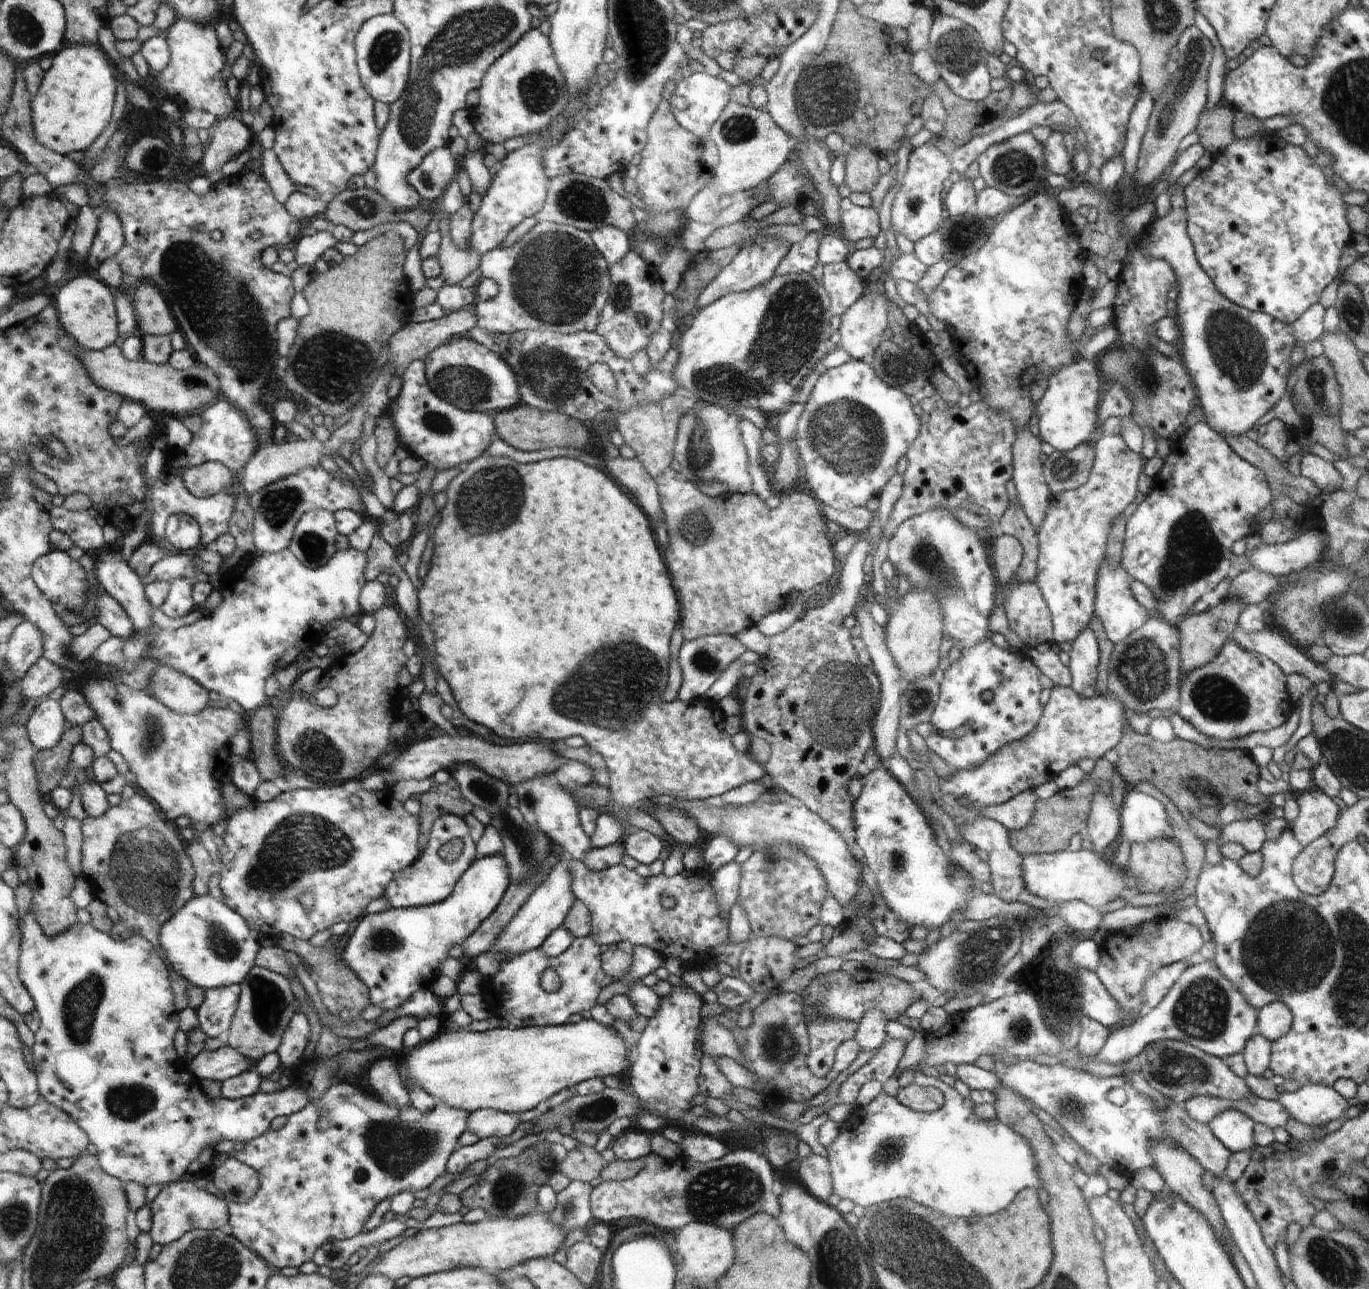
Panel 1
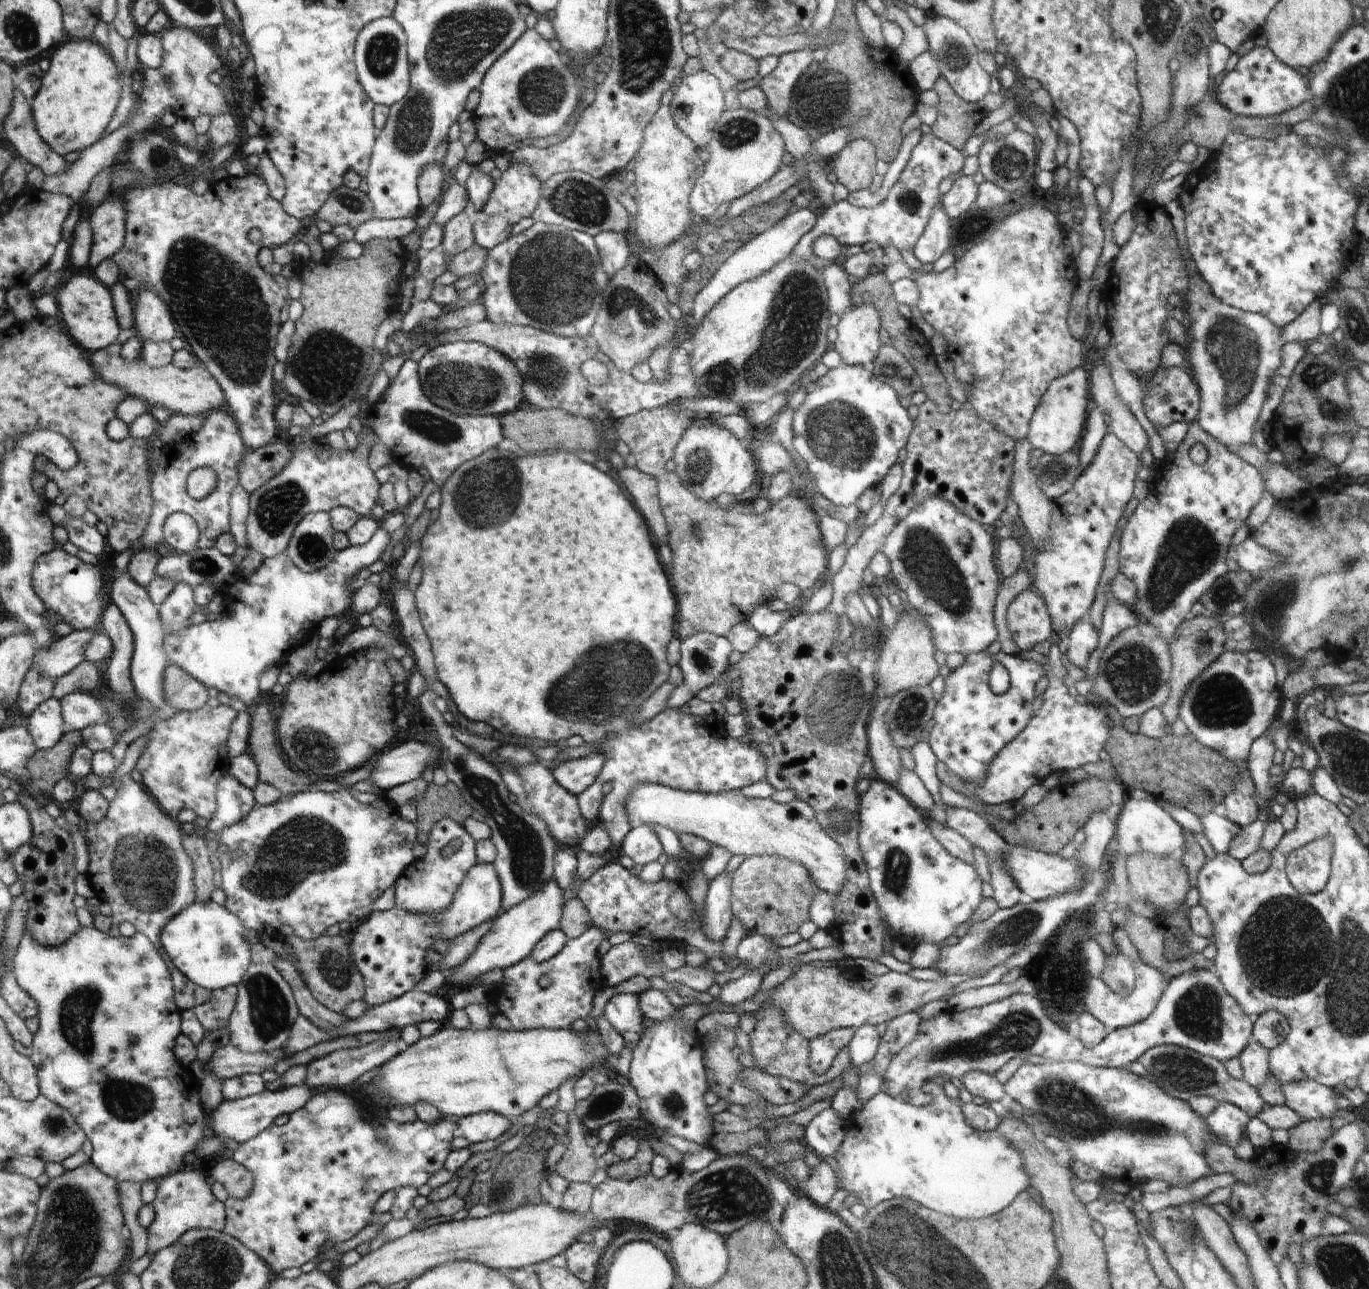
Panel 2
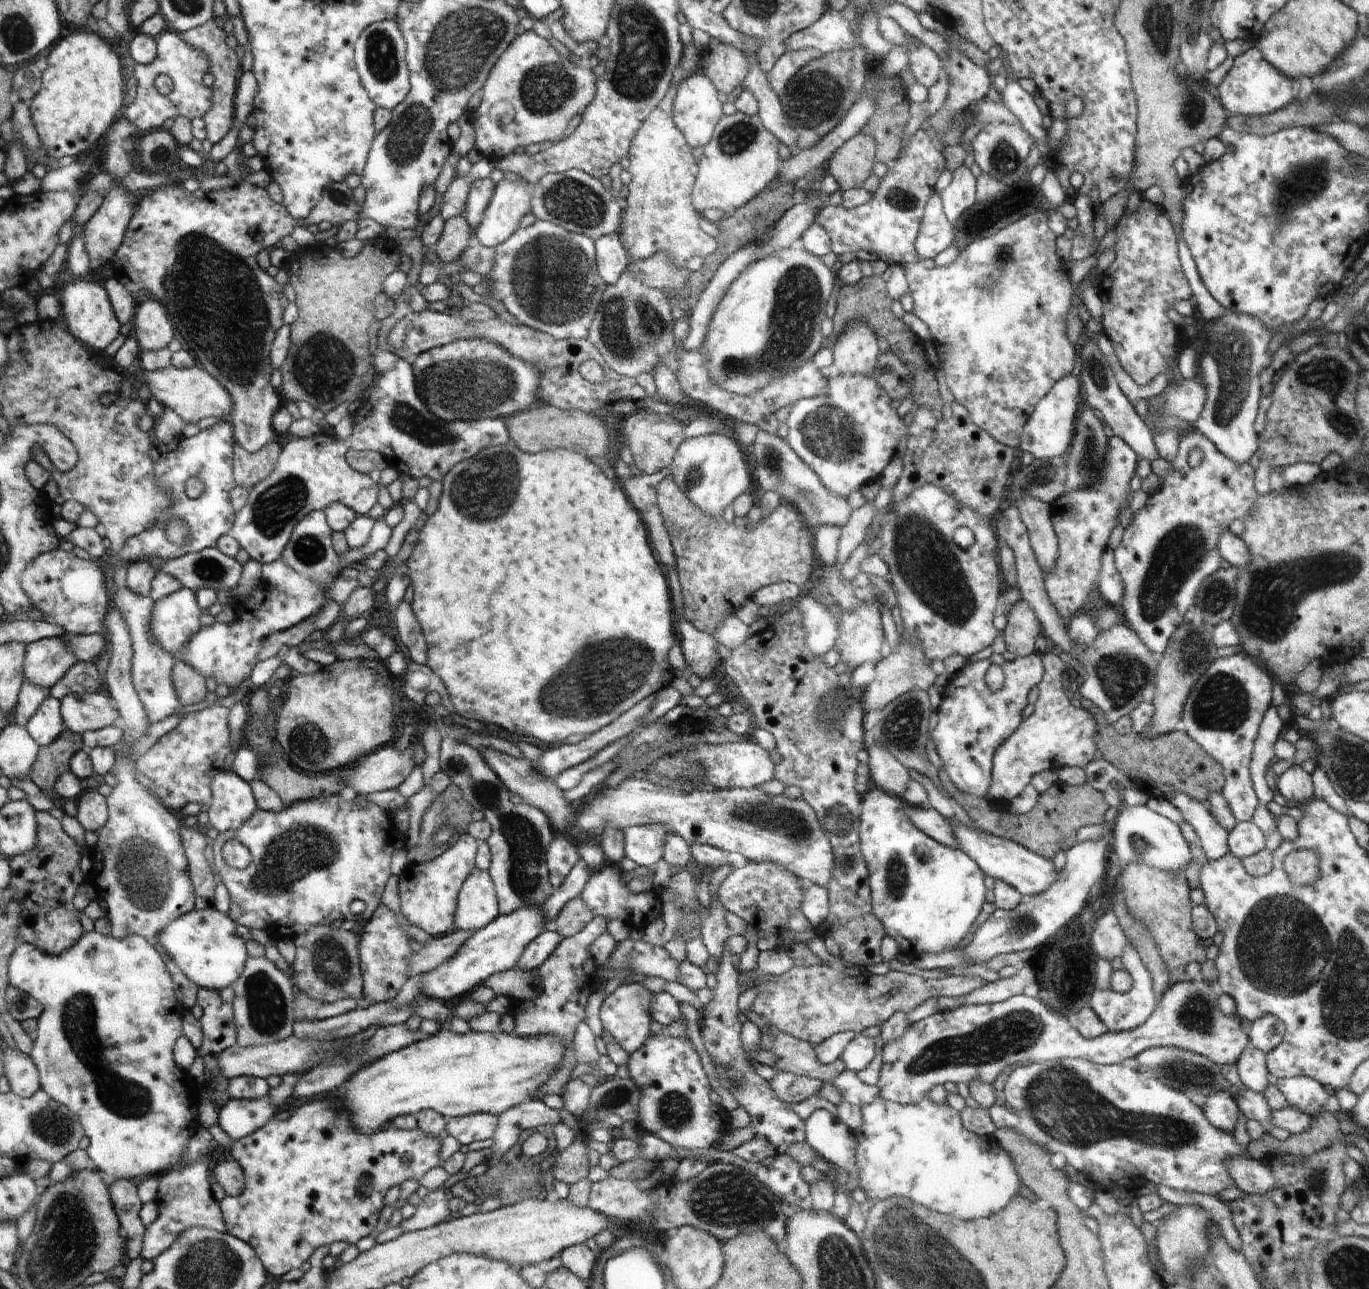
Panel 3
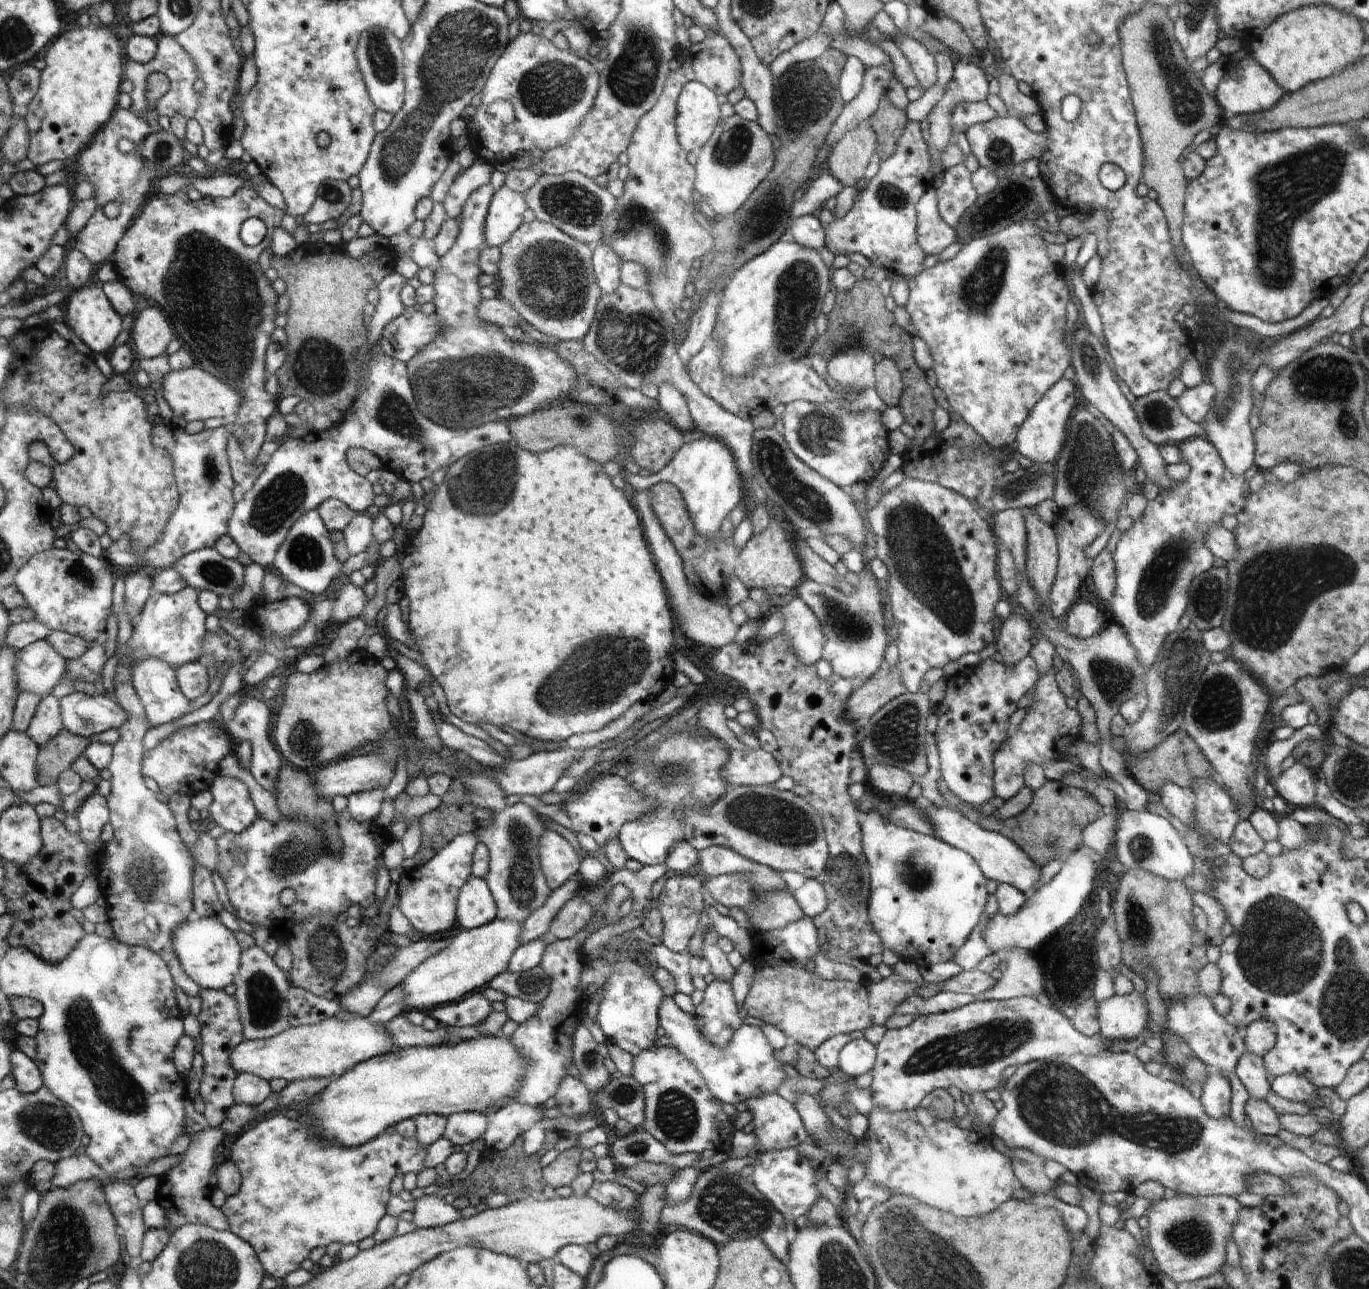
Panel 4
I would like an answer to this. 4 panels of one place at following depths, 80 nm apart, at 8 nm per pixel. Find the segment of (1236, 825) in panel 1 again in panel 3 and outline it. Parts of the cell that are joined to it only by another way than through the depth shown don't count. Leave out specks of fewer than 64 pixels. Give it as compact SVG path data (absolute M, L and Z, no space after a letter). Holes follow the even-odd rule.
M1178 792L1170 796L1168 801L1176 806L1184 820L1192 825L1198 835L1198 843L1209 861L1219 859L1229 851L1229 830L1213 817L1206 804Z

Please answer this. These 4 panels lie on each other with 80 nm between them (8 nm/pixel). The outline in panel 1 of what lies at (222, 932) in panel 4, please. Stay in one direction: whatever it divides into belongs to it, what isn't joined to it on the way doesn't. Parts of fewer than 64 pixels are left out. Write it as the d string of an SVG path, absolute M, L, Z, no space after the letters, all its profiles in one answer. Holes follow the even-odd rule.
M209 894L191 898L166 922L161 943L169 966L190 984L203 989L240 984L254 966L254 956L260 948L250 934L247 919Z

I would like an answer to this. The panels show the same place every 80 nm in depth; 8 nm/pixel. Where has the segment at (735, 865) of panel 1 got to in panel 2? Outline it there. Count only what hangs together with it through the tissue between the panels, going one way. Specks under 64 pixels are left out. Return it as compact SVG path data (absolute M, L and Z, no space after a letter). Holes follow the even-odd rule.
M733 872L720 873L715 876L708 887L704 912L707 916L706 937L714 942L722 941L733 921L731 909L731 890L733 889Z

